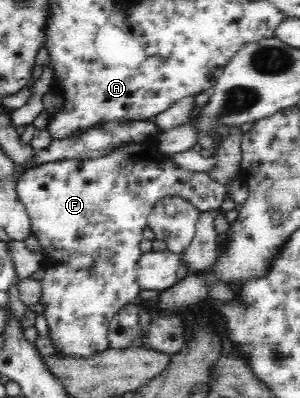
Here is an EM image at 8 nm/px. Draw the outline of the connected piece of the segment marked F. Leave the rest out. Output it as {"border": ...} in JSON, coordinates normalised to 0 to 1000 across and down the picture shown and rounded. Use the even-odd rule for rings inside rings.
{"border":[[[520,349],[503,354],[477,354],[477,359],[433,359],[417,369],[380,374],[370,384],[313,402],[203,402],[140,410],[133,417],[90,420],[87,430],[60,445],[53,460],[53,482],[63,505],[83,518],[110,575],[110,588],[123,595],[133,618],[147,631],[150,691],[137,698],[140,744],[133,759],[150,766],[147,794],[157,802],[167,837],[163,847],[177,857],[177,867],[190,872],[190,894],[243,894],[243,897],[303,897],[317,887],[337,887],[360,874],[357,827],[377,794],[417,771],[423,764],[450,761],[457,736],[463,736],[463,714],[450,704],[450,681],[457,681],[457,658],[473,643],[467,611],[477,603],[473,585],[480,570],[490,568],[493,545],[517,520],[517,513],[550,500],[557,492],[597,492],[630,505],[667,533],[717,530],[730,525],[750,487],[760,482],[753,467],[730,462],[723,452],[707,447],[697,435],[650,435],[647,430],[617,430],[597,425],[577,412],[577,389],[547,387],[527,377]]]}

